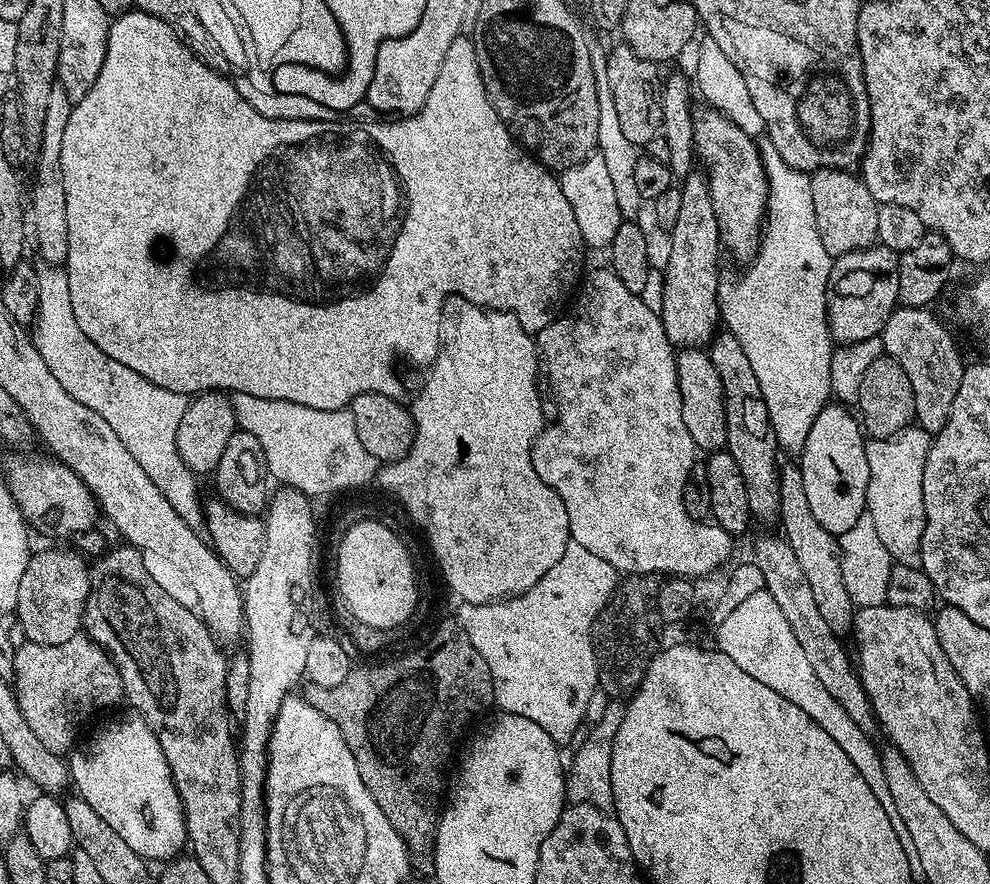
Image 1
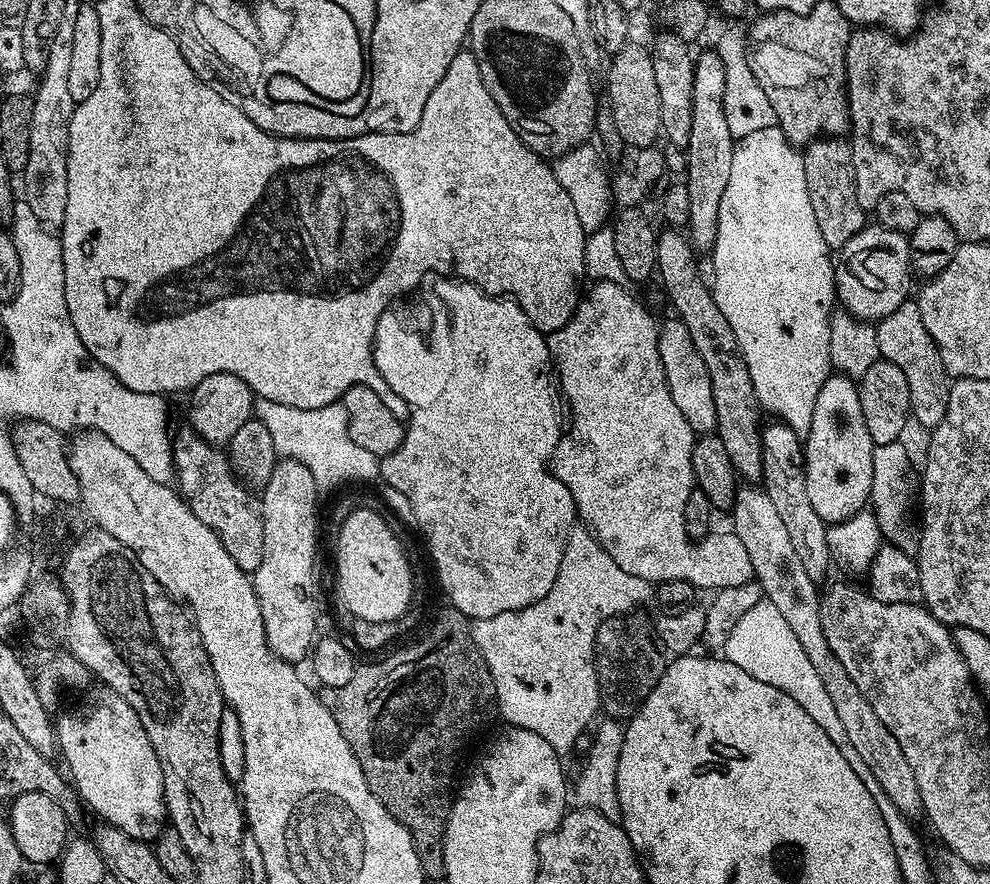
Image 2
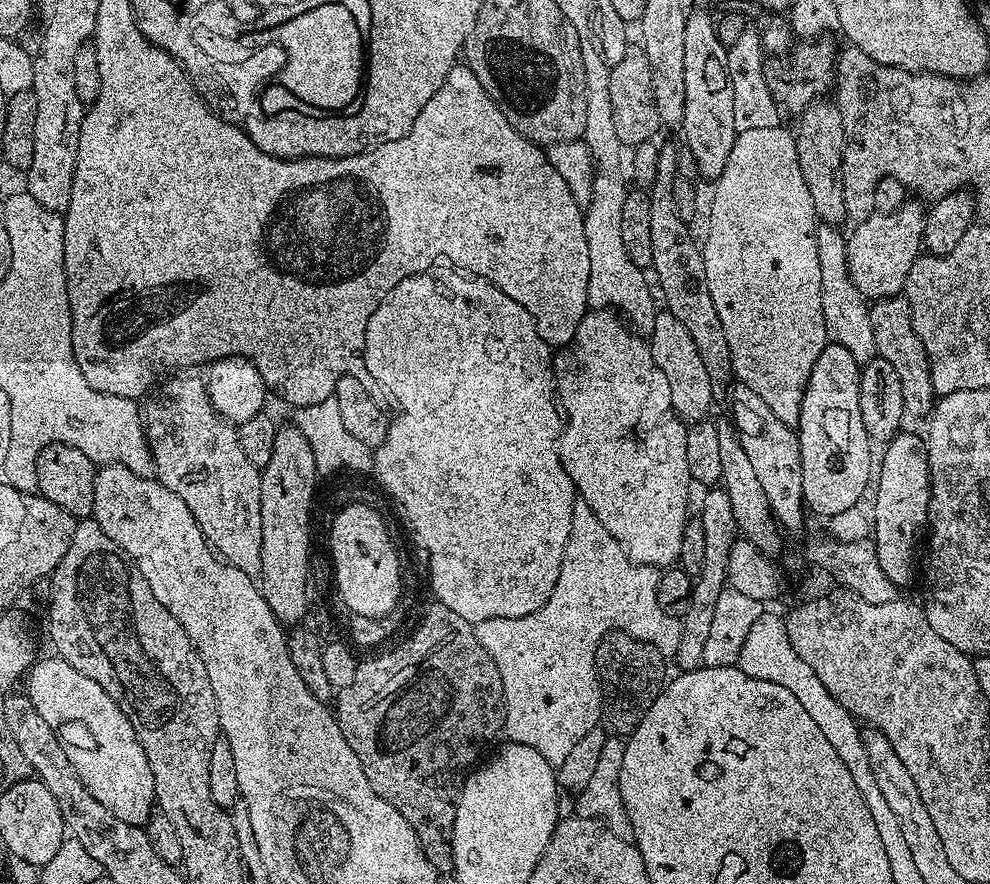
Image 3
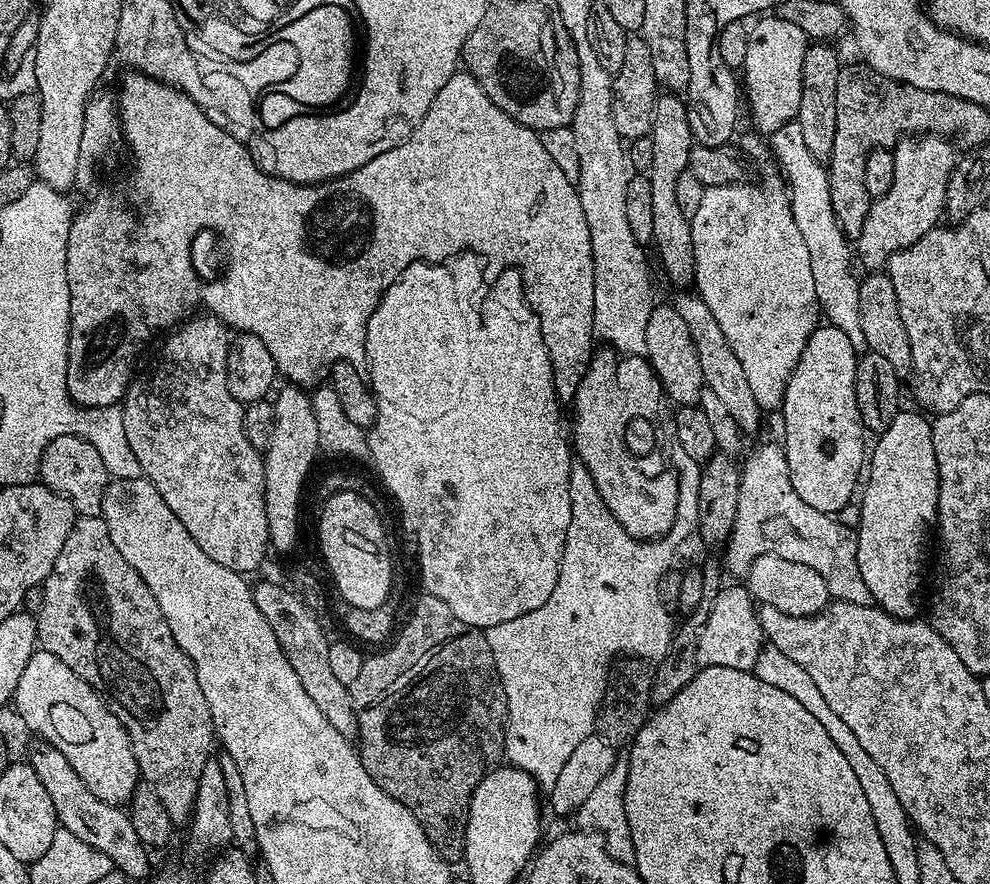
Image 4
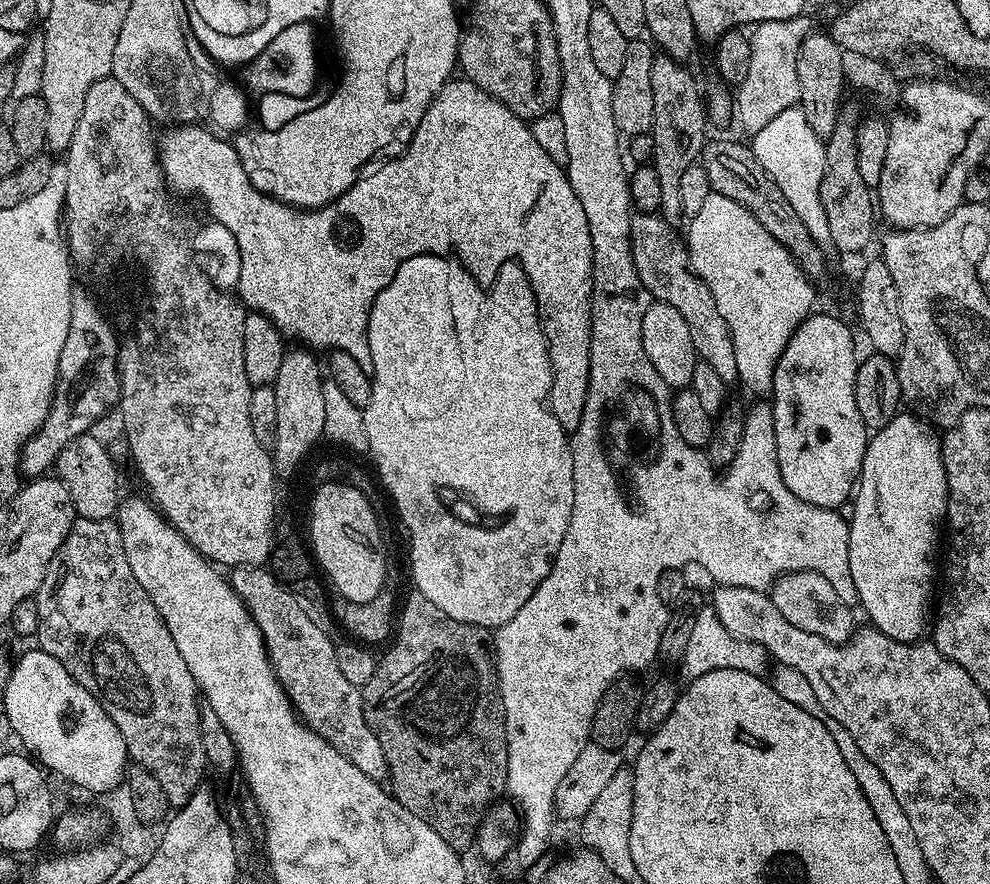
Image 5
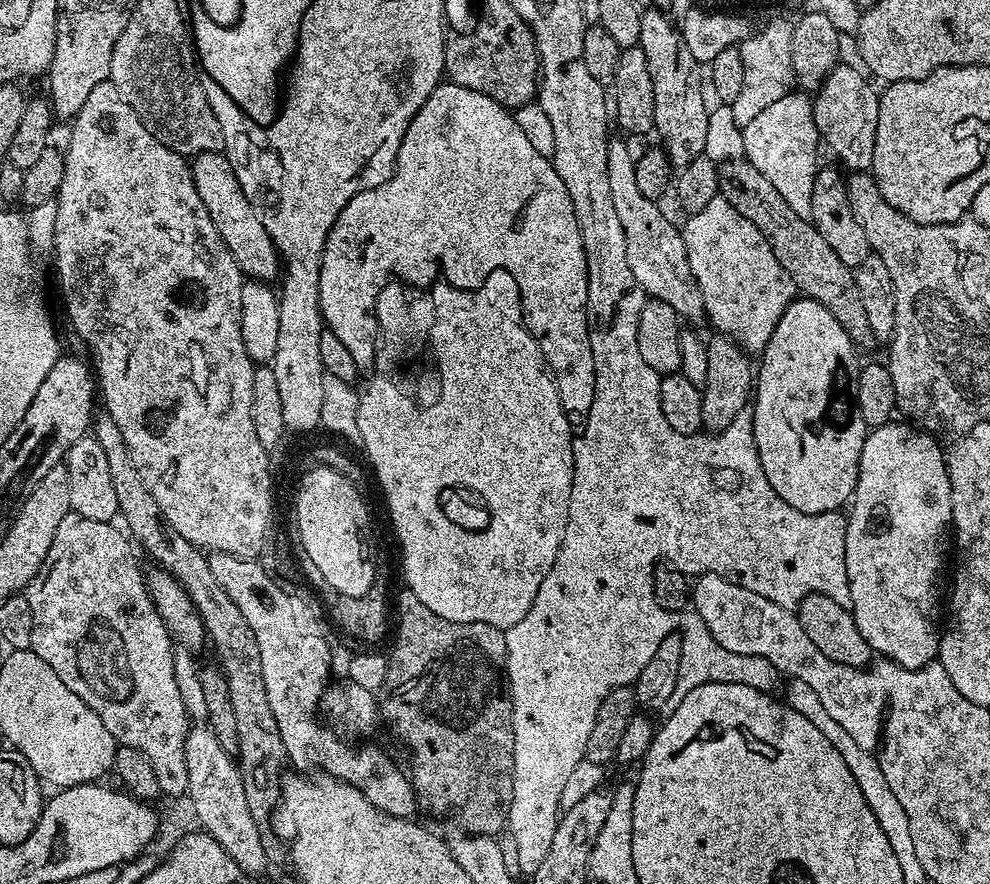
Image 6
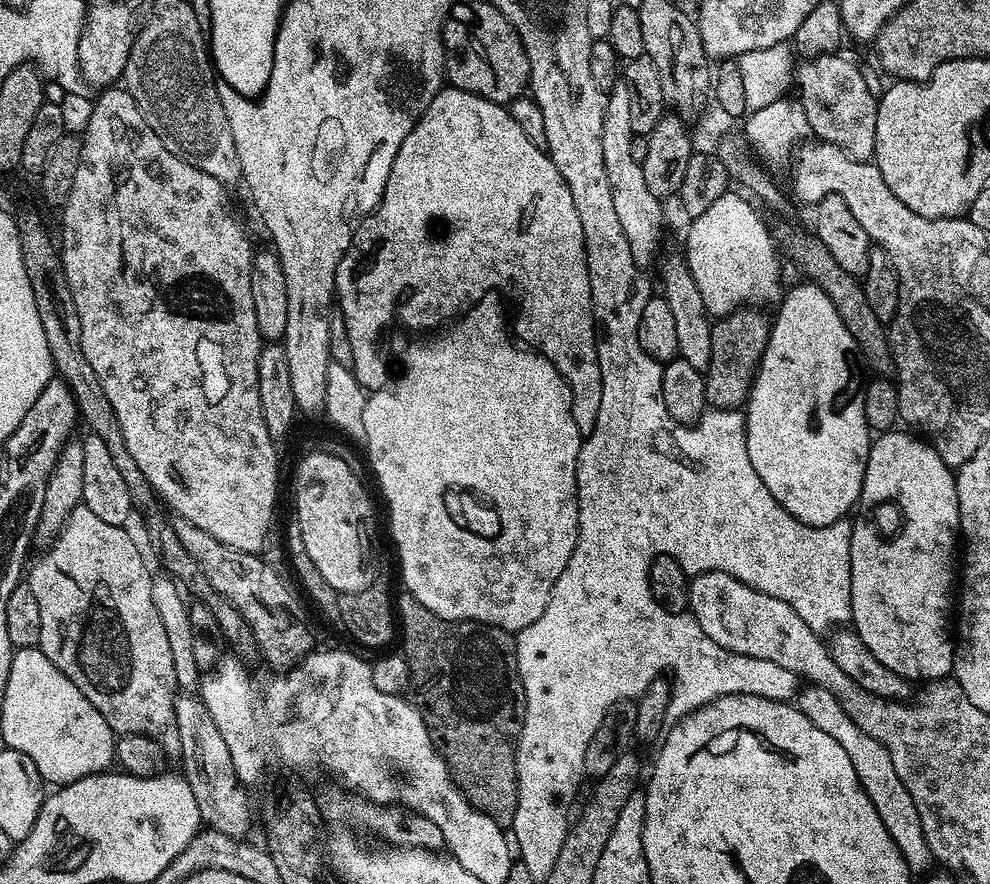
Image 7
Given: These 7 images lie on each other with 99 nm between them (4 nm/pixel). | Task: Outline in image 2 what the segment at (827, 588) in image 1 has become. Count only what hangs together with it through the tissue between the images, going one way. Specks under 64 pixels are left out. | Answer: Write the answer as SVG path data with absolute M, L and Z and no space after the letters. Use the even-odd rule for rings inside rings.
M779 422L765 423L760 437L762 438L762 487L764 493L774 502L782 523L786 526L790 543L798 554L806 574L817 582L823 581L824 571L833 563L827 548L827 527L814 506L810 506L810 497L806 495L806 474L804 473L804 444L794 430Z

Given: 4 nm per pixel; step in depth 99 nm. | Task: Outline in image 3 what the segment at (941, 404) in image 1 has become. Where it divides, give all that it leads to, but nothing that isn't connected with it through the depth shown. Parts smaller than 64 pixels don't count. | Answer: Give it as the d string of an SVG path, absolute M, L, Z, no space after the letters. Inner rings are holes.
M902 294L888 296L886 299L875 301L870 307L870 326L873 327L873 337L876 355L889 362L895 369L900 384L905 413L911 418L926 418L936 401L933 383L930 382L929 359L926 358L925 346L918 338L910 318L909 300Z

